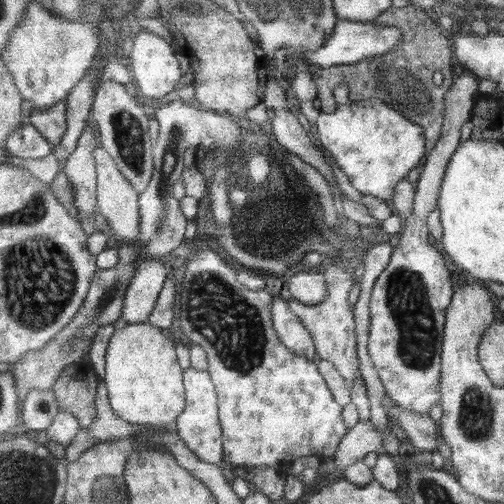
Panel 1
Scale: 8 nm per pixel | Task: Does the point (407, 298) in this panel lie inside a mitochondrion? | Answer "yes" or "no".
yes

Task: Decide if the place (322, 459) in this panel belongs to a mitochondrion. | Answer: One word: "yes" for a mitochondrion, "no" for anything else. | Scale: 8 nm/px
no

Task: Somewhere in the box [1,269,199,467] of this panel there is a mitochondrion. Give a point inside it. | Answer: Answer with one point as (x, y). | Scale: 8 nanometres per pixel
(41, 405)

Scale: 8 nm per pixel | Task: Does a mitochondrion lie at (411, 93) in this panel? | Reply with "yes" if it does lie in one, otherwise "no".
yes

